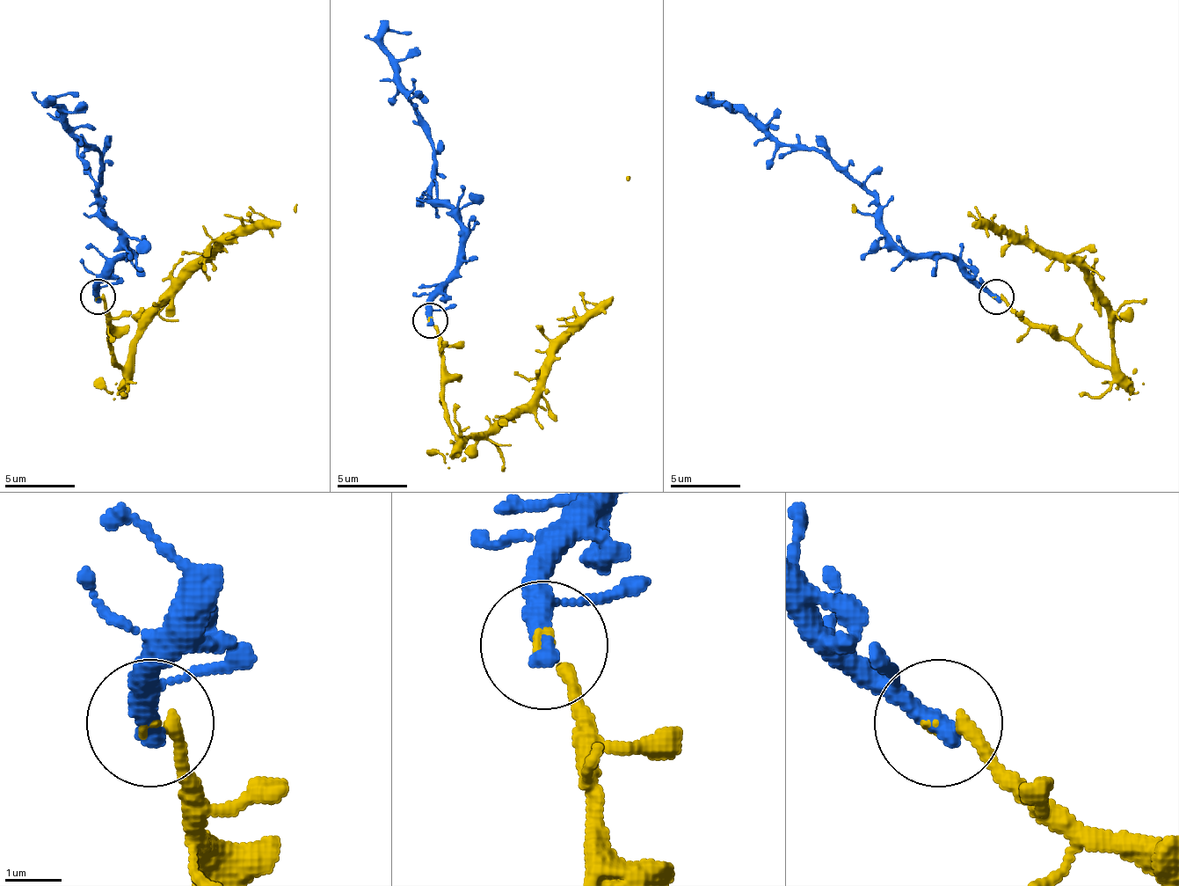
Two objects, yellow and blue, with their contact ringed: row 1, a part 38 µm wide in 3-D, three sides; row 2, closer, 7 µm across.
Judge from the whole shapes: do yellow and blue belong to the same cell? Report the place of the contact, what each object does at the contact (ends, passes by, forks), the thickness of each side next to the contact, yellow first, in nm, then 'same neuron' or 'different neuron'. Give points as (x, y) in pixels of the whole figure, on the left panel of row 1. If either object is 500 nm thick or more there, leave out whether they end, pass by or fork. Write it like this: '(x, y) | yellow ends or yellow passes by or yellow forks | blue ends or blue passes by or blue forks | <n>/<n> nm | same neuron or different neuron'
(98, 296) | yellow ends | blue passes by | 200/320 nm | same neuron

